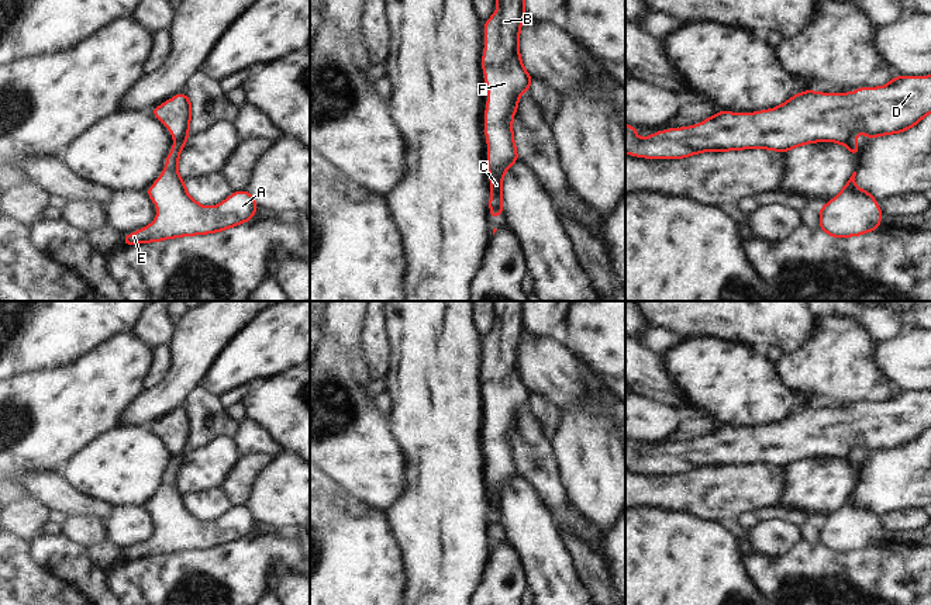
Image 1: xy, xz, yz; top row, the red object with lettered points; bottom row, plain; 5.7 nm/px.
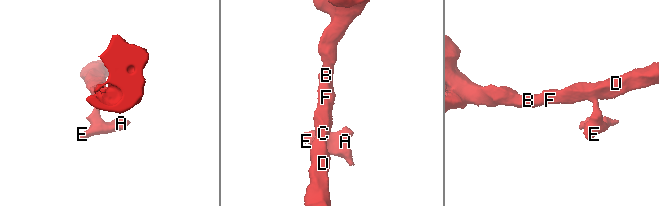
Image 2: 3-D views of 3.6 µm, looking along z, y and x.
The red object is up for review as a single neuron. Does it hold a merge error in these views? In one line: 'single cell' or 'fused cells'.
fused cells

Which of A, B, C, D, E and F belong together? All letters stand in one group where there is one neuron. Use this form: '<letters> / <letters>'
A E / B C D F

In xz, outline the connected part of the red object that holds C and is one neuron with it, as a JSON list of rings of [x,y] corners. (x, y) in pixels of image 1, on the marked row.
[[[497,0],[496,13],[485,21],[482,68],[487,86],[485,134],[492,189],[490,210],[503,208],[503,176],[518,160],[513,117],[520,96],[532,82],[520,58],[520,30],[524,17],[524,0]]]

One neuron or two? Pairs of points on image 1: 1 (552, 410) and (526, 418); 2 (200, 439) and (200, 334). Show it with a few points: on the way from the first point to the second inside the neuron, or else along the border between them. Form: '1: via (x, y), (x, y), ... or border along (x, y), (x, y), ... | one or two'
1: border along (528, 404), (542, 431), (552, 441) | two
2: border along (203, 383), (189, 396), (189, 400), (182, 407) | two

